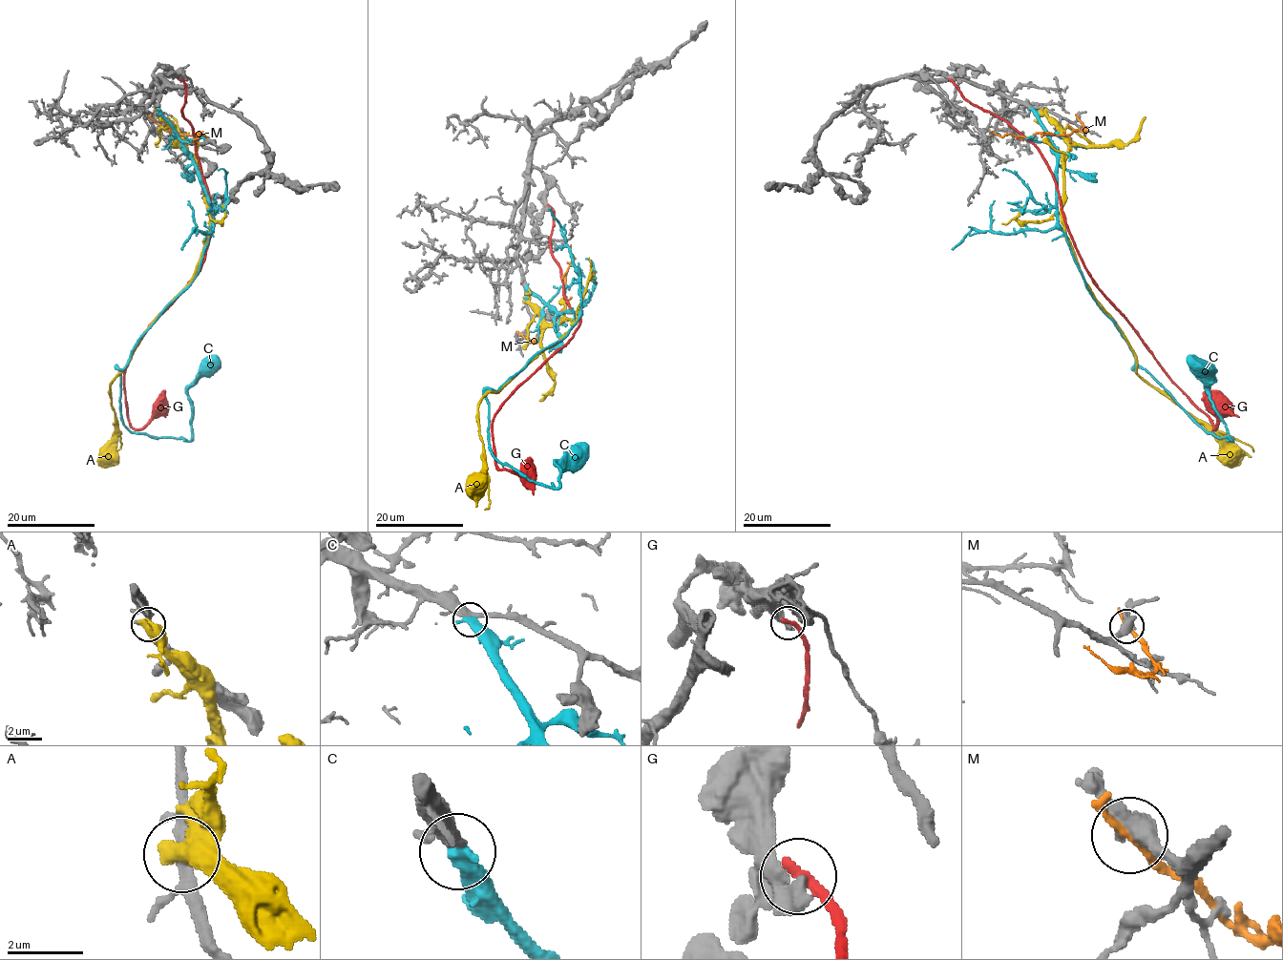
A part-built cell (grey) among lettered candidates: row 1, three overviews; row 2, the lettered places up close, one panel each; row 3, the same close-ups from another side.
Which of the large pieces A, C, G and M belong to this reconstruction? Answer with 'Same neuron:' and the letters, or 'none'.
Same neuron: C

